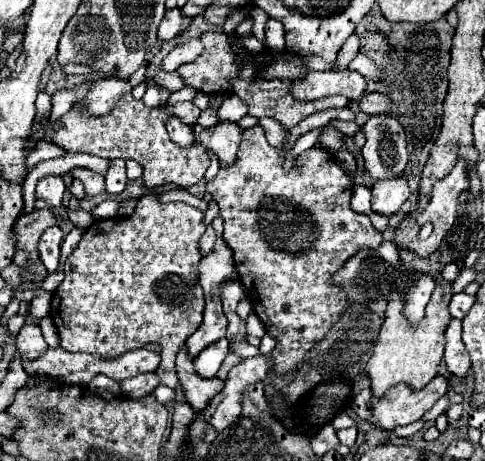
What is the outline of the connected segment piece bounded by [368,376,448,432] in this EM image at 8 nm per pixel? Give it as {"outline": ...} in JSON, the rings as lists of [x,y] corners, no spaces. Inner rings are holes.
{"outline":[[[442,376],[432,378],[420,392],[408,388],[408,384],[398,384],[390,388],[384,396],[372,396],[368,400],[368,410],[372,412],[372,426],[384,432],[392,432],[396,426],[406,426],[422,418],[444,394],[448,392],[448,380]]]}

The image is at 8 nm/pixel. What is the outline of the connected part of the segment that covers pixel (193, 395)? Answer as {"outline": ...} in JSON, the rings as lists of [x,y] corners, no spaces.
{"outline":[[[182,346],[182,350],[178,352],[178,358],[176,358],[176,372],[178,372],[178,378],[180,378],[180,384],[184,388],[184,394],[190,402],[190,406],[200,412],[208,406],[208,402],[222,392],[224,388],[224,382],[220,382],[218,378],[212,378],[212,380],[204,380],[196,374],[194,370],[194,364],[186,352],[186,346]]]}

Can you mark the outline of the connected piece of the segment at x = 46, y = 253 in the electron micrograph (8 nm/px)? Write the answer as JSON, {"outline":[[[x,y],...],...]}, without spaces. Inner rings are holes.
{"outline":[[[58,226],[46,228],[46,232],[40,236],[38,254],[40,254],[40,260],[42,260],[42,264],[46,266],[48,272],[54,272],[58,268],[62,238],[64,238],[64,234],[62,234],[62,230]]]}

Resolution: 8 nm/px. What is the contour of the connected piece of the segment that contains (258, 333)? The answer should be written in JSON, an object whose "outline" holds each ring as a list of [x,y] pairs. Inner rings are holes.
{"outline":[[[254,312],[247,318],[247,334],[256,336],[256,338],[262,338],[264,336],[264,324]]]}

